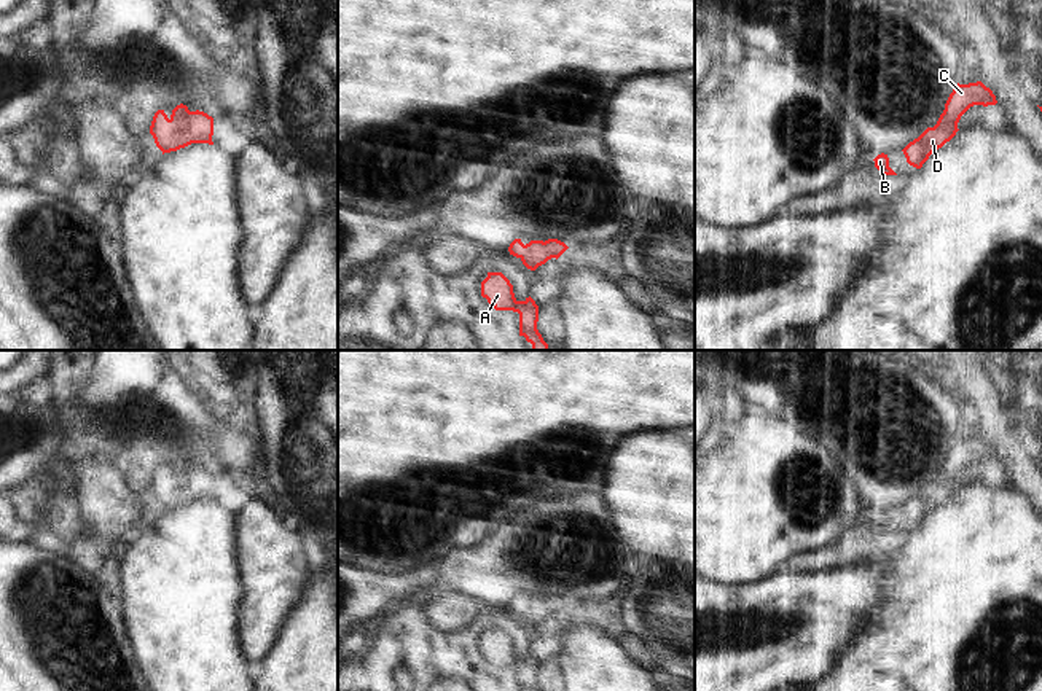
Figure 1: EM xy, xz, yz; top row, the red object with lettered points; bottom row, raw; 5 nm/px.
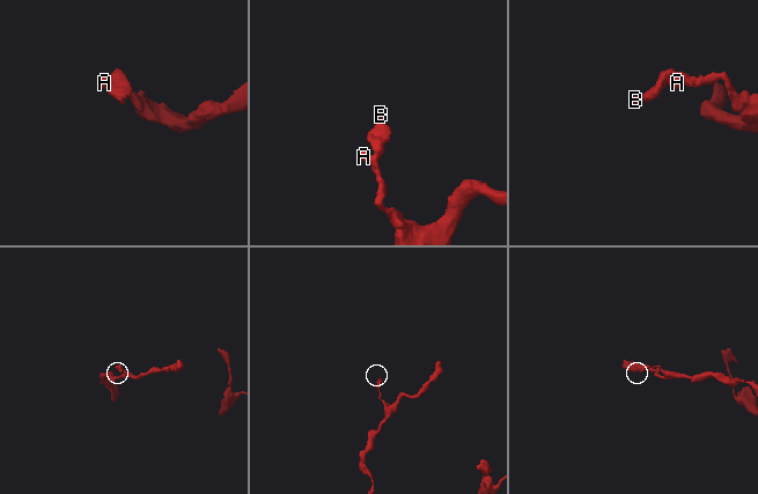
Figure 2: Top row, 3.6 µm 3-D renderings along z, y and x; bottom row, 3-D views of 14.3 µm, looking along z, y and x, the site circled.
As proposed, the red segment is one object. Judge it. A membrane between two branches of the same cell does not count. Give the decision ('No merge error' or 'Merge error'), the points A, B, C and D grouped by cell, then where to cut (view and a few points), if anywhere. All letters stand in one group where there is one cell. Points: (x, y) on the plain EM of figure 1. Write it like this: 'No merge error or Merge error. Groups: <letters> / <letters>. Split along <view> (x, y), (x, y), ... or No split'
No merge error. Groups: A B C D. No split

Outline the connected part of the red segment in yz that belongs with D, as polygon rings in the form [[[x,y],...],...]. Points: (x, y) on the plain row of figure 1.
[[[981,438],[956,441],[950,451],[945,467],[934,484],[927,484],[918,495],[910,498],[902,508],[907,519],[916,525],[929,516],[932,509],[950,498],[958,486],[961,473],[973,462],[996,462],[996,452]]]

